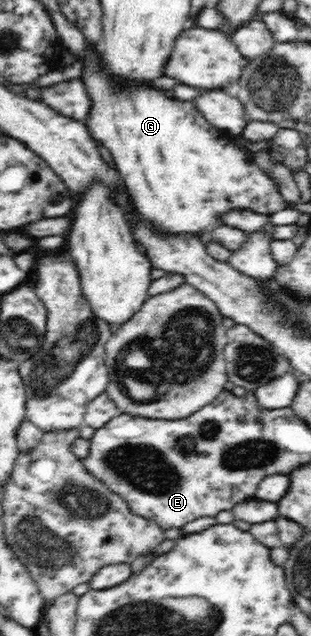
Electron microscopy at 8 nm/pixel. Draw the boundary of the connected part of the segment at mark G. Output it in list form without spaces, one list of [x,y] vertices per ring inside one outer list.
[[[87,42],[87,45],[90,45],[90,49],[87,50],[87,55],[84,55],[83,58],[87,58],[88,61],[82,60],[78,62],[83,65],[83,74],[80,77],[83,80],[83,83],[86,84],[86,91],[88,91],[88,97],[90,97],[91,100],[89,116],[84,123],[87,126],[90,136],[93,136],[93,139],[96,142],[100,142],[100,144],[112,154],[115,168],[123,178],[124,188],[128,191],[128,194],[130,194],[133,208],[142,219],[146,219],[146,223],[150,223],[150,225],[154,225],[158,231],[170,235],[188,233],[188,235],[199,236],[199,232],[202,232],[203,230],[212,232],[216,227],[222,225],[221,216],[231,210],[252,210],[270,216],[274,214],[274,212],[280,212],[280,210],[284,210],[284,208],[288,206],[288,203],[280,194],[277,184],[275,184],[275,180],[261,168],[256,166],[256,163],[252,159],[252,153],[247,152],[247,150],[244,152],[244,149],[238,149],[238,147],[232,143],[232,137],[235,138],[236,135],[233,135],[229,130],[212,126],[199,113],[199,110],[196,108],[193,101],[181,101],[176,98],[168,98],[163,90],[155,89],[153,86],[123,86],[122,83],[114,81],[114,79],[112,79],[110,75],[106,75],[106,73],[102,71],[102,67],[100,67],[100,53],[96,53],[96,51],[99,51],[100,44]]]

